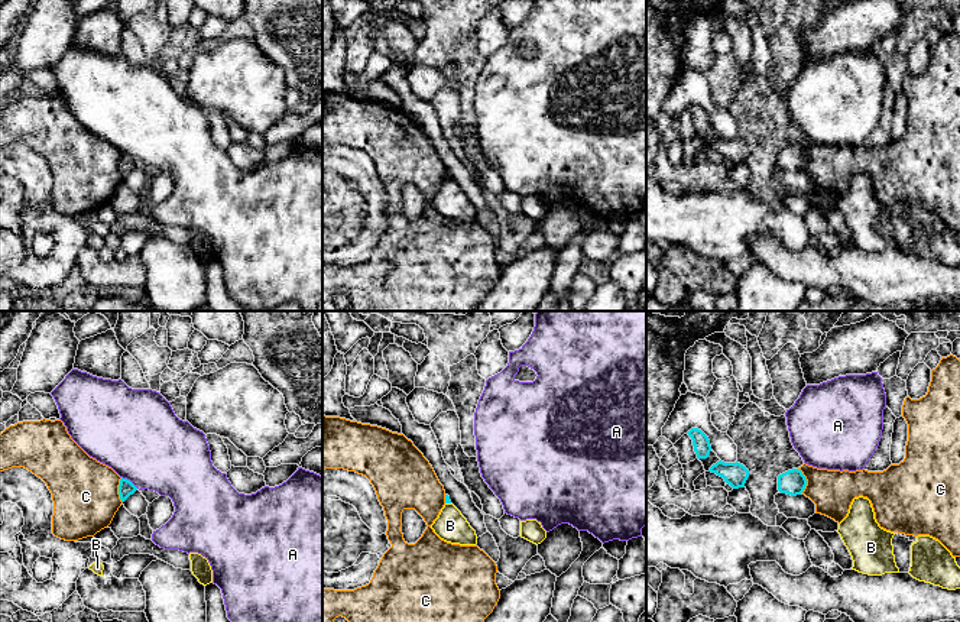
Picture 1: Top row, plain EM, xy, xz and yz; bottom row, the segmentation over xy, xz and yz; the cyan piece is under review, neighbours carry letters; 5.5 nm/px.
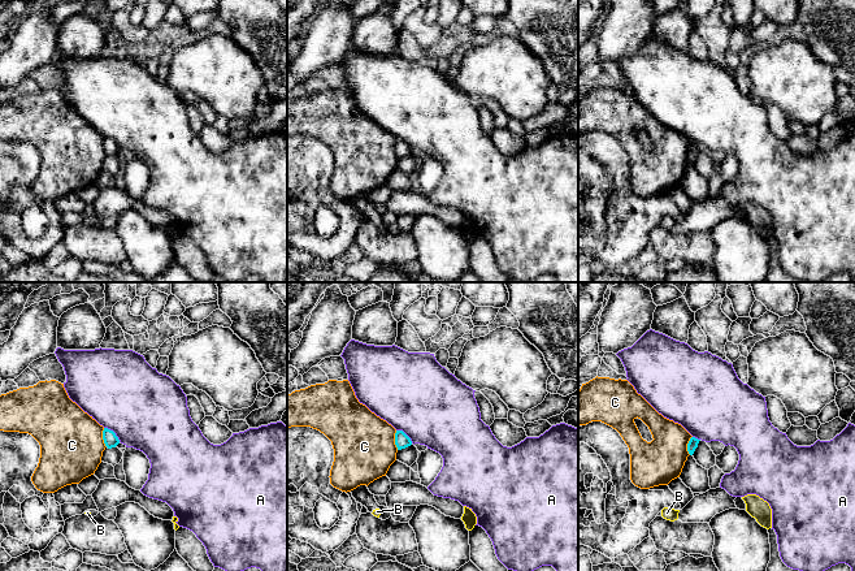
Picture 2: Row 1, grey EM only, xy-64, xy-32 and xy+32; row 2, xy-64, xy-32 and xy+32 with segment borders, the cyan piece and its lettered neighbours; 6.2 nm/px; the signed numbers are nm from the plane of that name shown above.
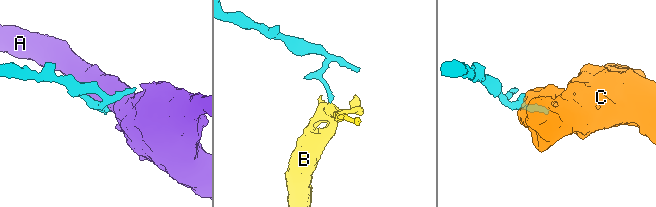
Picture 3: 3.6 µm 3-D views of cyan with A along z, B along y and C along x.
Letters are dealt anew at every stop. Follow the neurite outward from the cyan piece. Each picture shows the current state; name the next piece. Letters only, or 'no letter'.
no letter

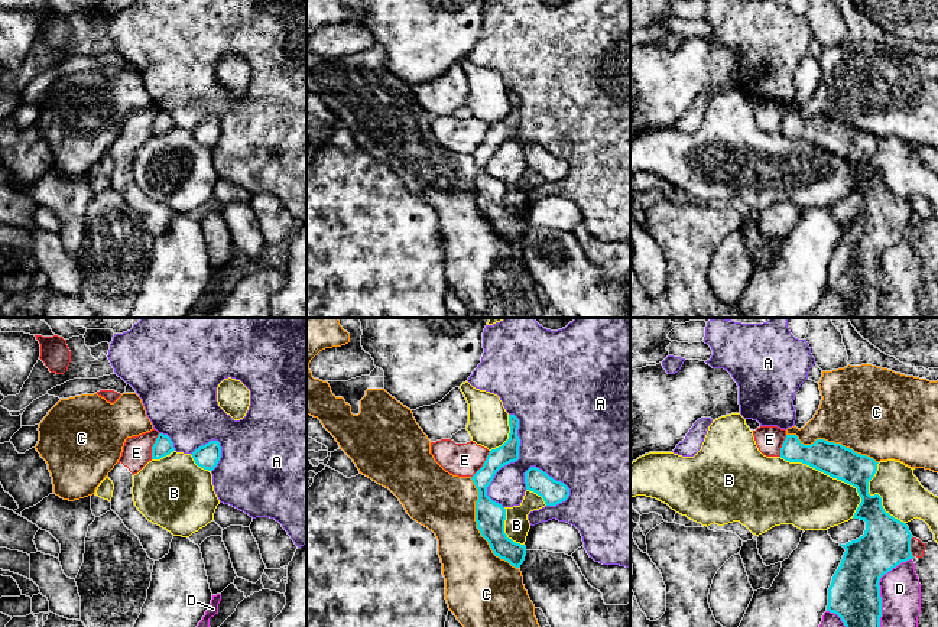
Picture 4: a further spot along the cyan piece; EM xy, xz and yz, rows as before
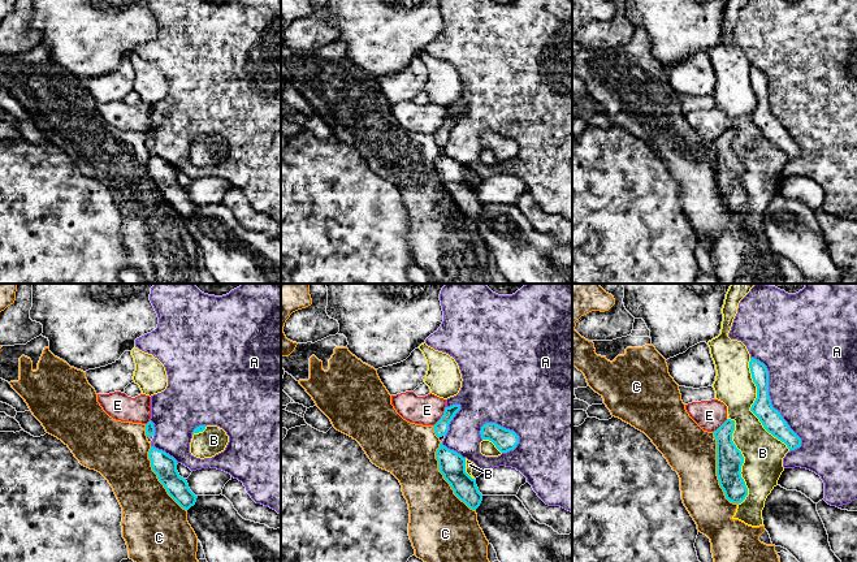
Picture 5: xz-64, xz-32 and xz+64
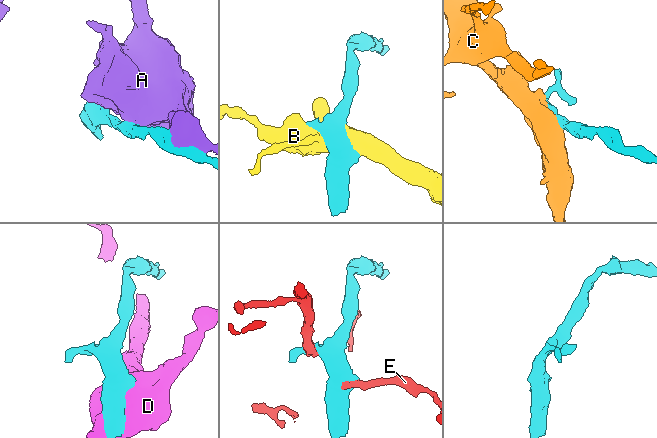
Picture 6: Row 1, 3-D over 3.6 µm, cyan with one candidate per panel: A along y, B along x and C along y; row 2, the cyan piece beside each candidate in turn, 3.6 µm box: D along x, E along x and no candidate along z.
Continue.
A

